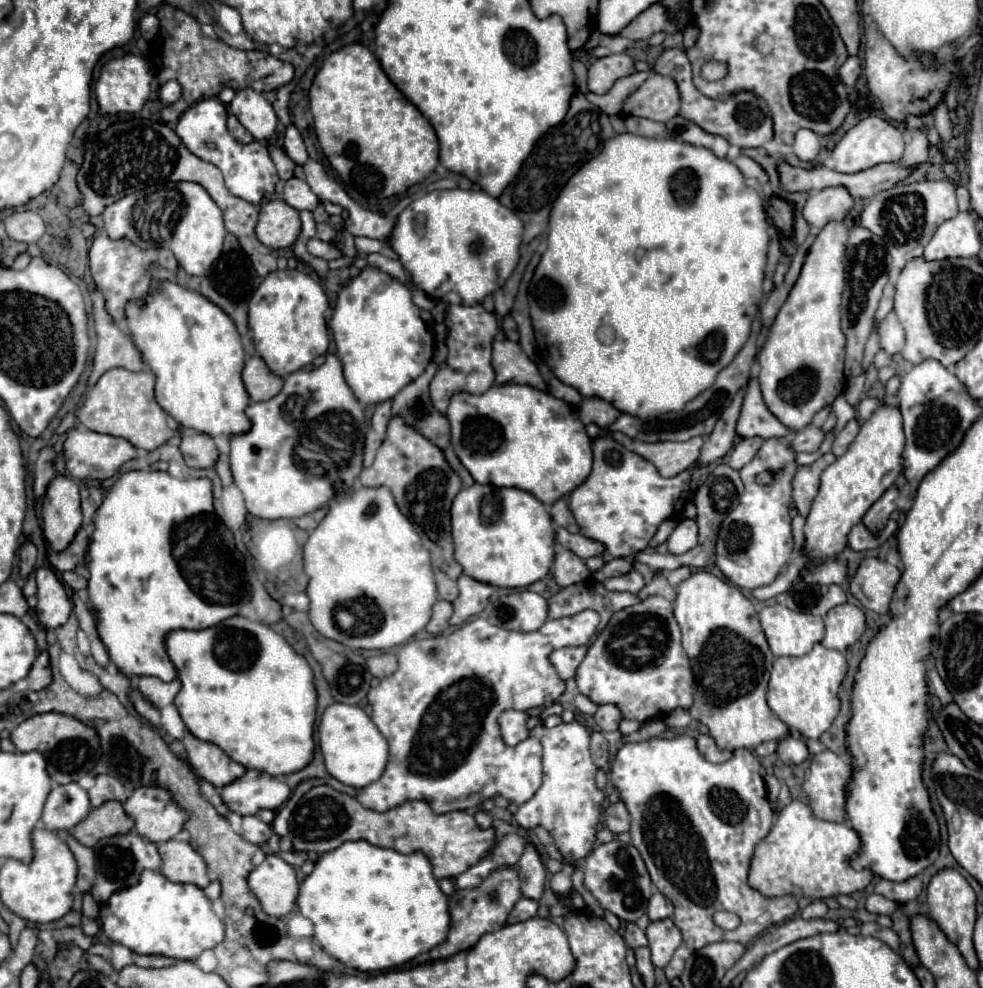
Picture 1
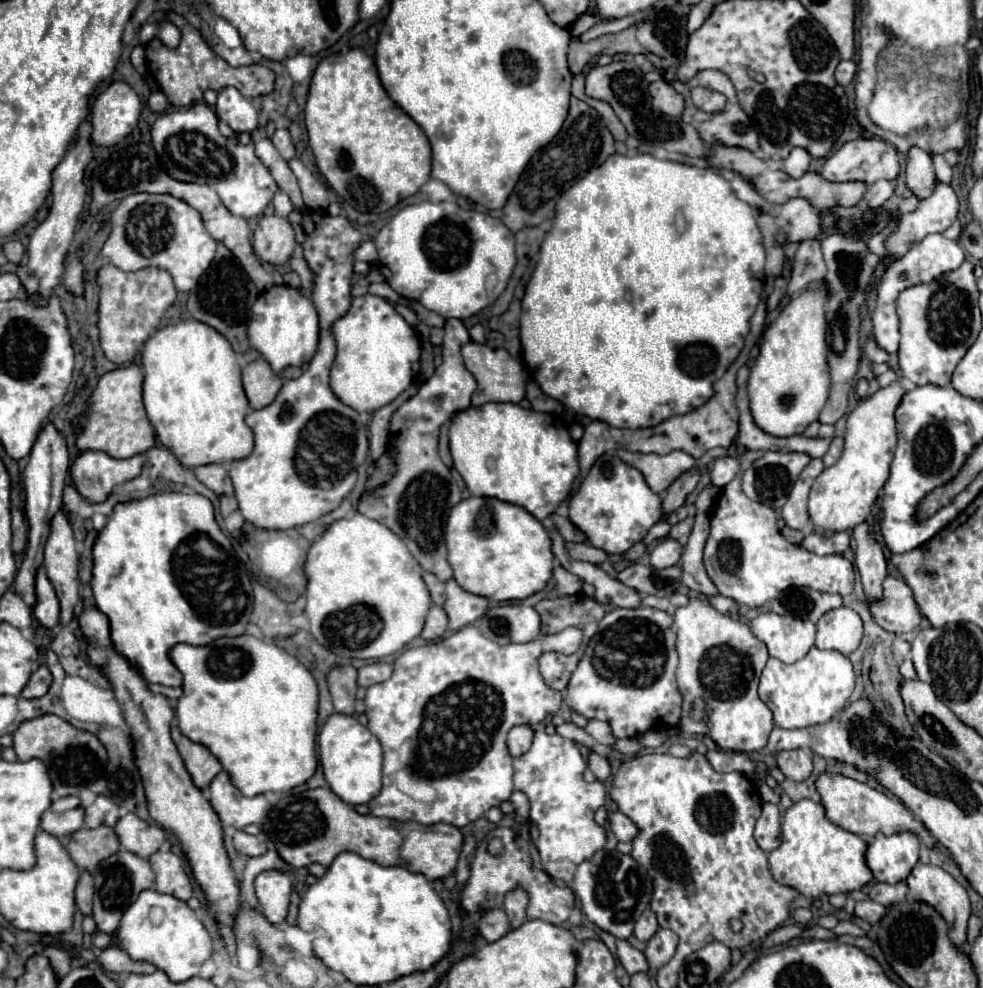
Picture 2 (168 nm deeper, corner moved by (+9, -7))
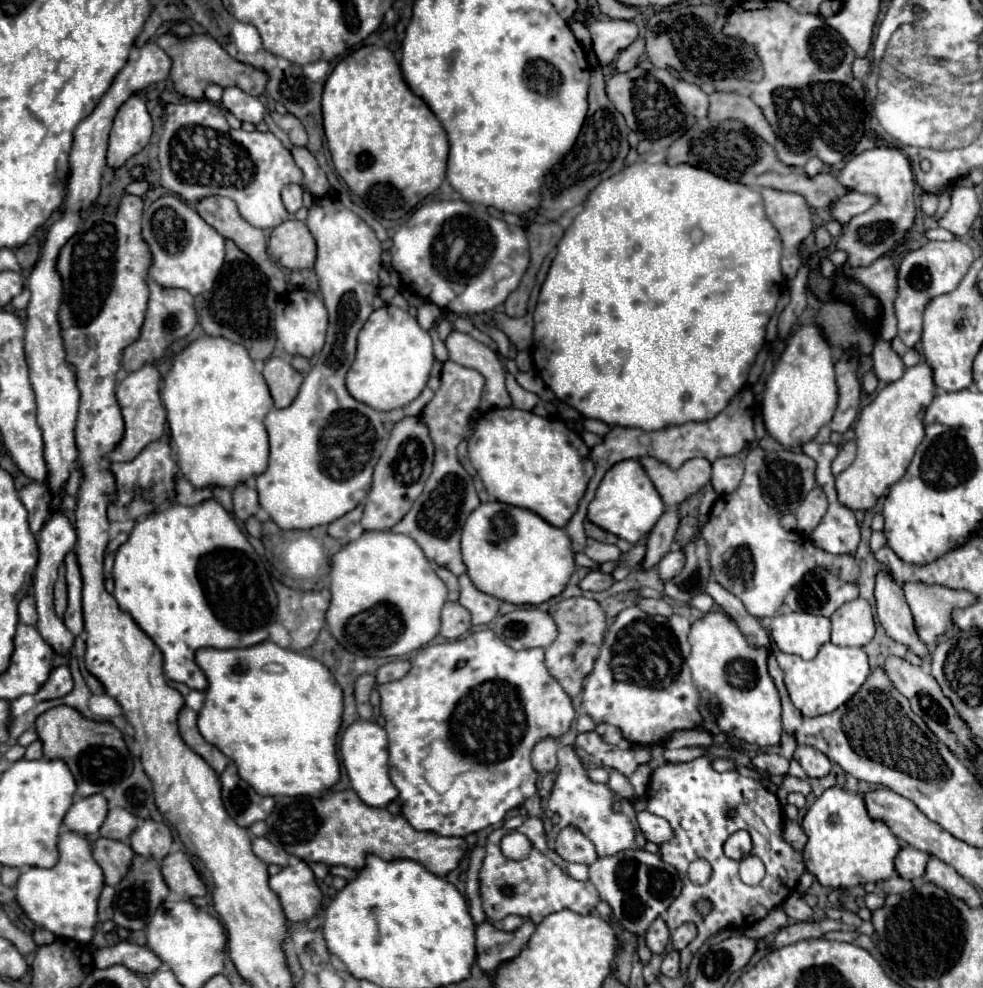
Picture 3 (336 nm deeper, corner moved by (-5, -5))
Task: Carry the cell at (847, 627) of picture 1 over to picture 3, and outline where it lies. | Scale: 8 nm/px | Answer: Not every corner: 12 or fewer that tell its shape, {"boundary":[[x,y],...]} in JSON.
{"boundary":[[856,598],[832,614],[832,642],[866,646],[872,606]]}

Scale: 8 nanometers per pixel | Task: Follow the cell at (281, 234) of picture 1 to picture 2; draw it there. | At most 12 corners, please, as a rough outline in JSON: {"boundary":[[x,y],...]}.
{"boundary":[[264,216],[254,232],[262,262],[282,266],[296,248],[286,218]]}

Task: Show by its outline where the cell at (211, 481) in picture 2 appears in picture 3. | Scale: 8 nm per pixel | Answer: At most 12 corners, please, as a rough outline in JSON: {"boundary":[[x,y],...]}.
{"boundary":[[252,484],[232,488],[234,514],[240,520],[258,510]]}

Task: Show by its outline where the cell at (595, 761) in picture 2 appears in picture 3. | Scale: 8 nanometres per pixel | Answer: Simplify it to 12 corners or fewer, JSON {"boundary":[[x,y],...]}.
{"boundary":[[610,770],[608,786],[620,796],[634,800],[628,778]]}

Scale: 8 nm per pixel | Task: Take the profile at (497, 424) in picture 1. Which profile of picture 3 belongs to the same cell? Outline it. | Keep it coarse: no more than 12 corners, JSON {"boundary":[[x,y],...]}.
{"boundary":[[482,414],[468,458],[494,500],[558,528],[590,478],[564,420]]}

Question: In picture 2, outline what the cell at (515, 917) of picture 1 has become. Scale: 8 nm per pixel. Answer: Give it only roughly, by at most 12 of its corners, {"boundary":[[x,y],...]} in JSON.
{"boundary":[[502,909],[483,914],[481,936],[489,943],[500,939],[510,928]]}

